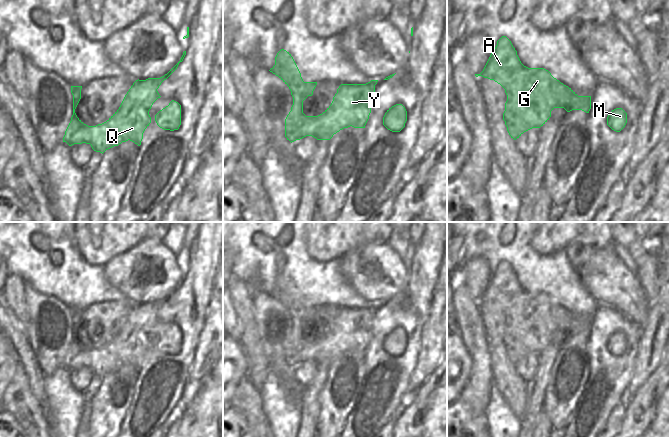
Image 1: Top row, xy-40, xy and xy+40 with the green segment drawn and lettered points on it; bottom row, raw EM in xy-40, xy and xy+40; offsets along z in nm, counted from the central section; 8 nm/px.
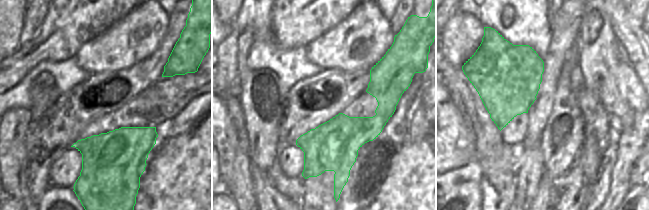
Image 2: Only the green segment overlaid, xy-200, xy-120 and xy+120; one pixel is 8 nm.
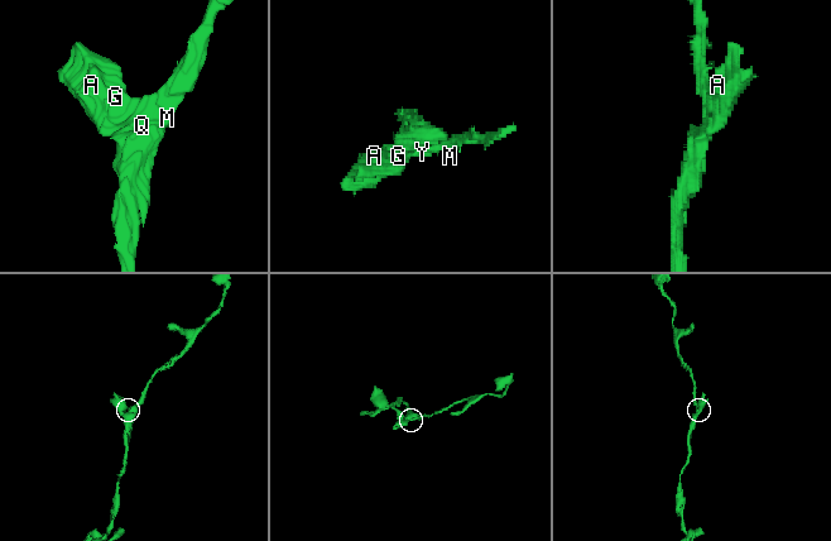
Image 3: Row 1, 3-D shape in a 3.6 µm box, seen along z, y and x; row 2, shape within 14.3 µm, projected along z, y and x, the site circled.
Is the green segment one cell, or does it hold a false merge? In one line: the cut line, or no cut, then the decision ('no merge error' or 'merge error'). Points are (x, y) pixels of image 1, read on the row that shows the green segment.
no cut; no merge error

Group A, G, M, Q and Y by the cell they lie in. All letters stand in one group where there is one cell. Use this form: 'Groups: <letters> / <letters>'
Groups: A G M Q Y

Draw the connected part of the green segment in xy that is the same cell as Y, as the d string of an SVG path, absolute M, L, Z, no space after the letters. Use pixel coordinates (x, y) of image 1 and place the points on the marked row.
M281 49L275 57L275 65L269 70L278 76L290 89L293 97L291 111L285 119L285 137L291 143L306 136L317 140L330 140L334 134L350 126L365 128L371 113L371 103L378 80L371 80L366 84L341 84L333 97L331 105L318 116L306 116L303 113L303 101L313 95L317 82L304 82L301 73L289 52Z

